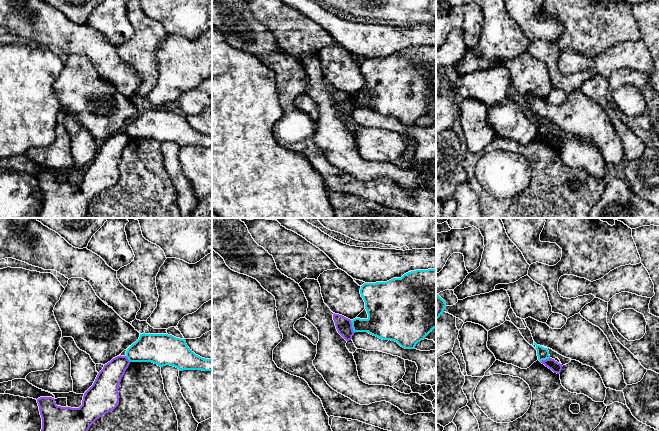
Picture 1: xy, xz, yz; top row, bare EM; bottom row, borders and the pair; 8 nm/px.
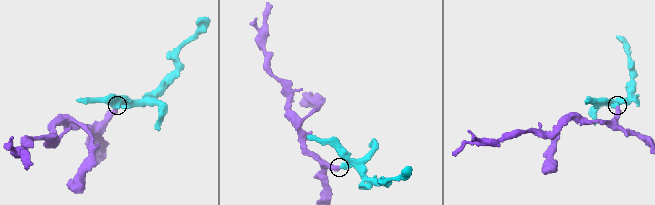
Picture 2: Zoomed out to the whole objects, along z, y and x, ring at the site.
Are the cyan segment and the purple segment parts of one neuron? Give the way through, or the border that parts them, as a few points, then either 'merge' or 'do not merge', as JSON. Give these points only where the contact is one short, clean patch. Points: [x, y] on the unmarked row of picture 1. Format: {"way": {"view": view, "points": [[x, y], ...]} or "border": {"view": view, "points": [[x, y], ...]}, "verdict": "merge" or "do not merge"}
{"border": {"view": "xz", "points": [[350, 96], [354, 108]]}, "verdict": "do not merge"}

